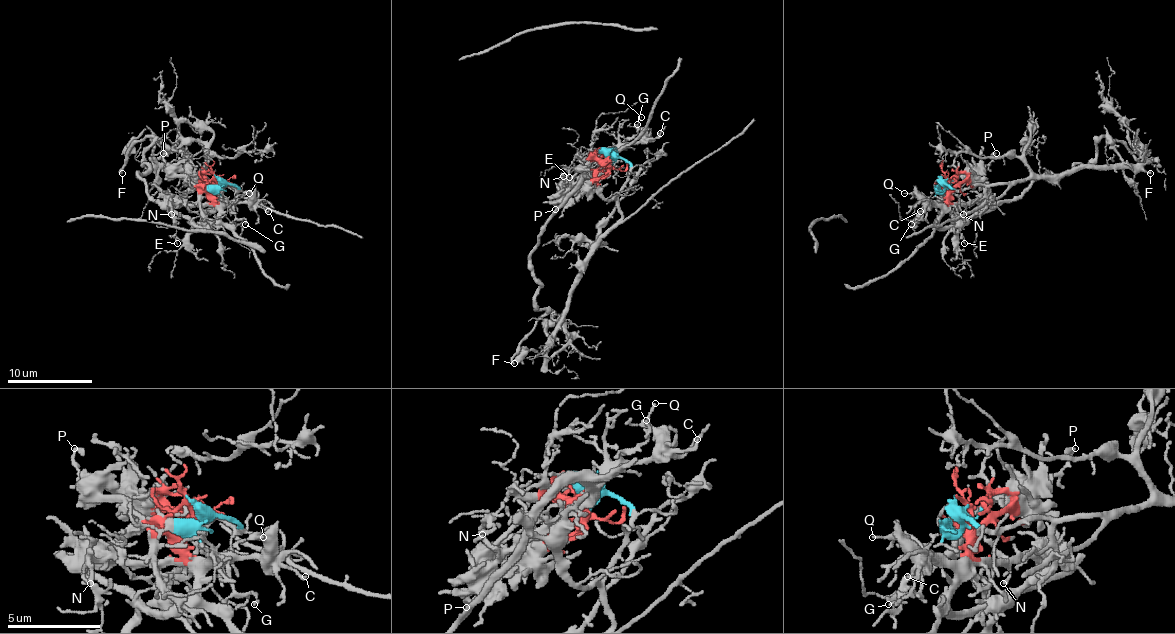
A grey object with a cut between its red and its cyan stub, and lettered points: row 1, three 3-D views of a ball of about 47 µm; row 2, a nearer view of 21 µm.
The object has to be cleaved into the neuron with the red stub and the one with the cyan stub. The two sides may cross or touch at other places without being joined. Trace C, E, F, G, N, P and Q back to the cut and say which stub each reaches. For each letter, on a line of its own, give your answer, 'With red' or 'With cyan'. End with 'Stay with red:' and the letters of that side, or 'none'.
C: With red
E: With red
F: With red
G: With red
N: With red
P: With red
Q: With red
Stay with red: C, E, F, G, N, P, Q

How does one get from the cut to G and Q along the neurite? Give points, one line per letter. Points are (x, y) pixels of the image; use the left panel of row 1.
G: (218, 180), (214, 197), (220, 203), (231, 203), (235, 207), (235, 216), (245, 218), (245, 224)
Q: (218, 180), (214, 197), (220, 203), (245, 203), (250, 199), (245, 192), (250, 192)

